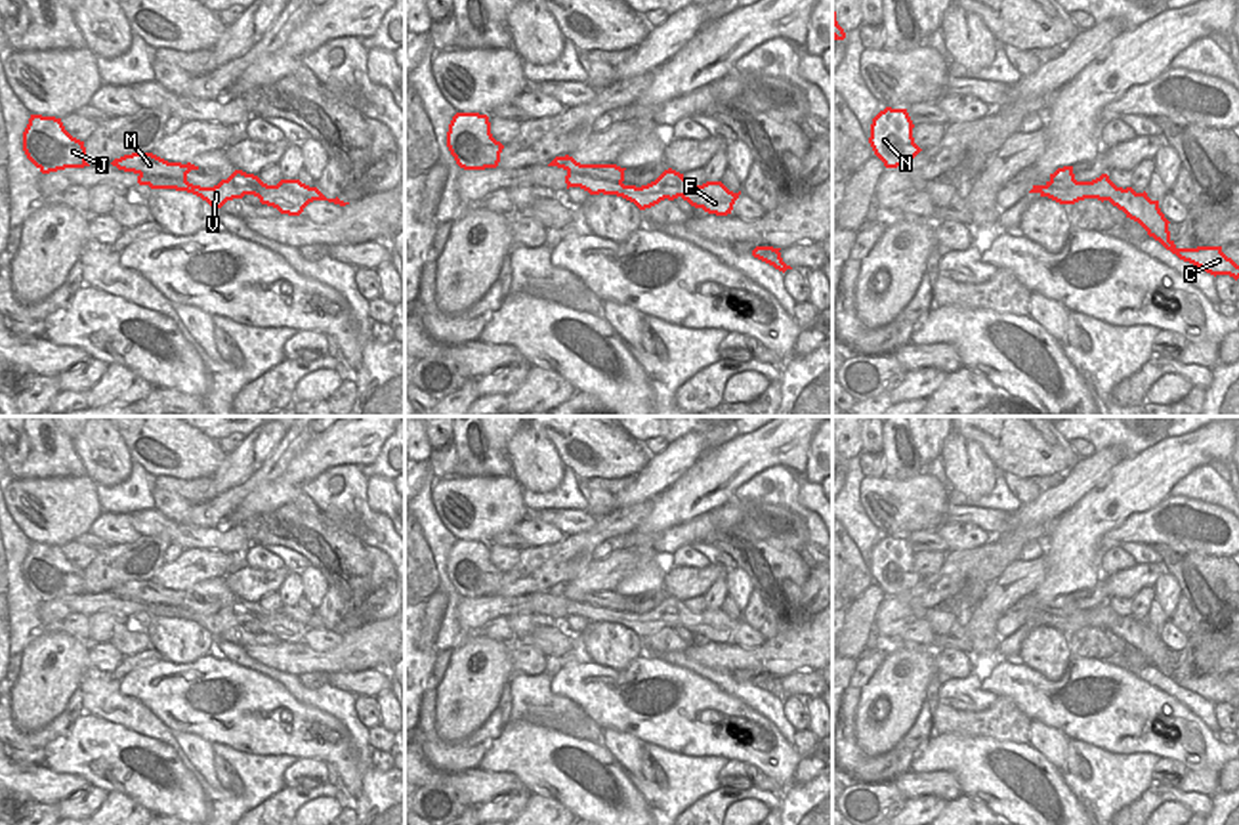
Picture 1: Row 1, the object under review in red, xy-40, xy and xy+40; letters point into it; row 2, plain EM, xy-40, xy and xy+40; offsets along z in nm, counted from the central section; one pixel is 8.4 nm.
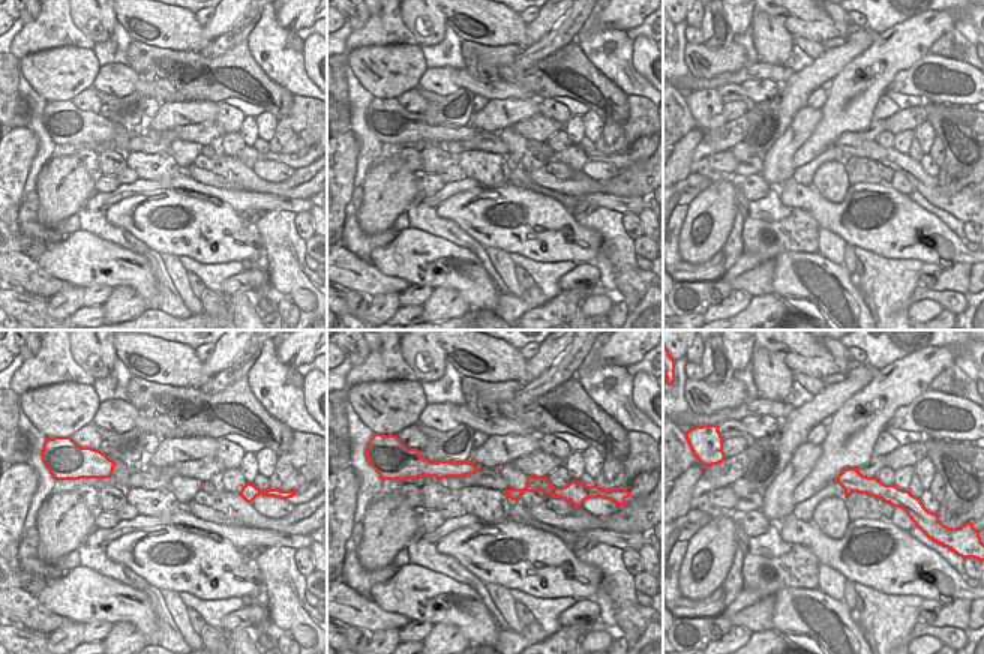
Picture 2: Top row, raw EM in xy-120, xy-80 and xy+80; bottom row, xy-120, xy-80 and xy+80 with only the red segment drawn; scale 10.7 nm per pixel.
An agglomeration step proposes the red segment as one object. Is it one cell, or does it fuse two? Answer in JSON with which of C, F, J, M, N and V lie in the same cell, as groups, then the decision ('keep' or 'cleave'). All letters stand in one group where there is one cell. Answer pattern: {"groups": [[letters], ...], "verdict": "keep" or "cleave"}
{"groups": [["C", "F", "J", "M", "N", "V"]], "verdict": "keep"}

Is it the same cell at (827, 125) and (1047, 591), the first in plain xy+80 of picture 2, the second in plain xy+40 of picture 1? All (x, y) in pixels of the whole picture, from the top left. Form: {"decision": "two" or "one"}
{"decision": "one"}

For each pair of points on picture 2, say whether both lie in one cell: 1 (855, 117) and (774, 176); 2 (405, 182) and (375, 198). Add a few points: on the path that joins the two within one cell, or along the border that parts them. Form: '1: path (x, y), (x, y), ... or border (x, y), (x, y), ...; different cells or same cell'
1: border (812, 134), (795, 152), (794, 167); different cells
2: path (398, 183), (383, 192); same cell

